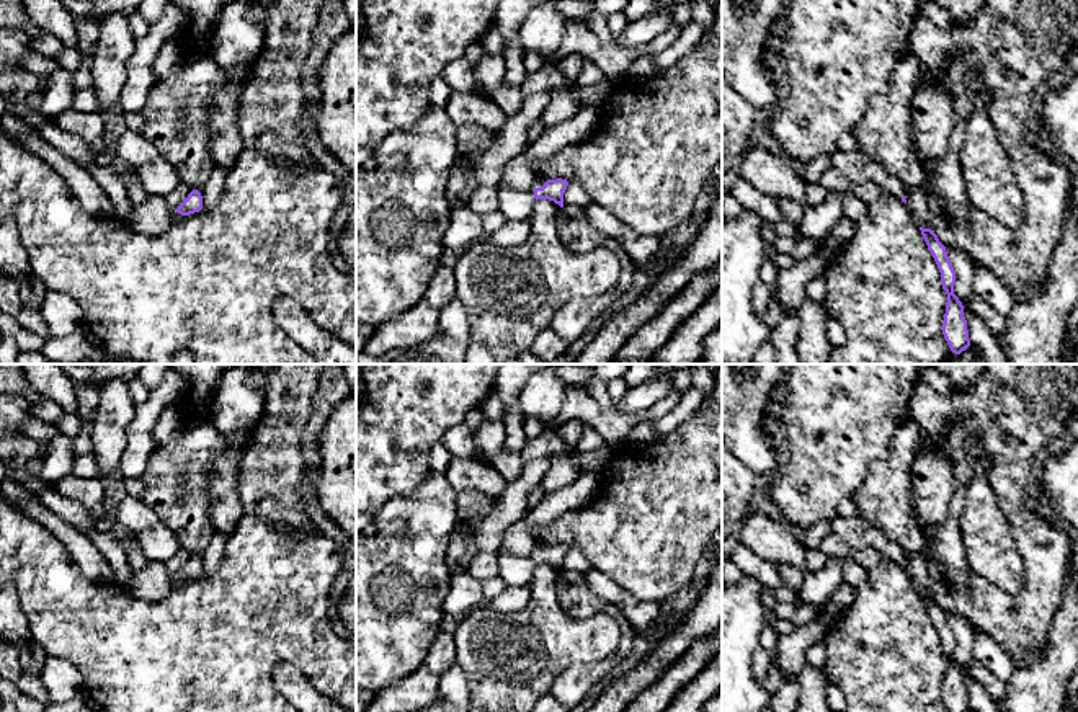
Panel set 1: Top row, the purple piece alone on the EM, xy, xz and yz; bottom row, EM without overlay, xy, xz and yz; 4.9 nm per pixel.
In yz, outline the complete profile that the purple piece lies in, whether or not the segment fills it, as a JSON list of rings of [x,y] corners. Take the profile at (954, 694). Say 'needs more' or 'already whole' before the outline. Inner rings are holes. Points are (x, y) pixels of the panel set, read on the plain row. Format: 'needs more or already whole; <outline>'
already whole; [[[920,593],[920,596],[928,611],[928,616],[931,617],[938,630],[942,655],[947,660],[942,701],[949,712],[970,712],[967,686],[964,683],[964,671],[954,660],[956,637],[947,622],[946,612],[939,607],[934,596],[923,593]]]

